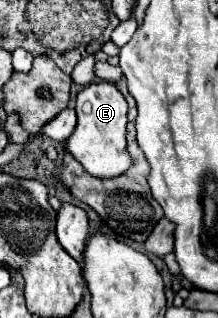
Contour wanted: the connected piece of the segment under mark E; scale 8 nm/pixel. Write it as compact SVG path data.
M98 82L86 86L76 98L78 124L74 134L64 142L64 148L98 178L120 176L130 168L130 154L126 152L126 114L128 104L112 82Z

